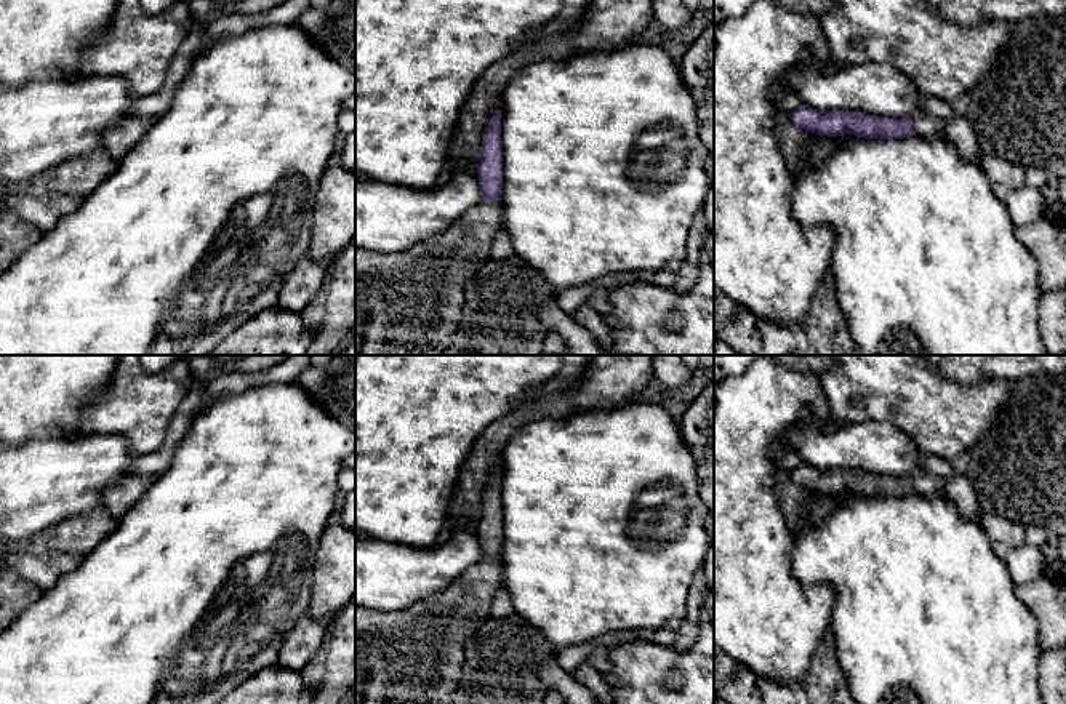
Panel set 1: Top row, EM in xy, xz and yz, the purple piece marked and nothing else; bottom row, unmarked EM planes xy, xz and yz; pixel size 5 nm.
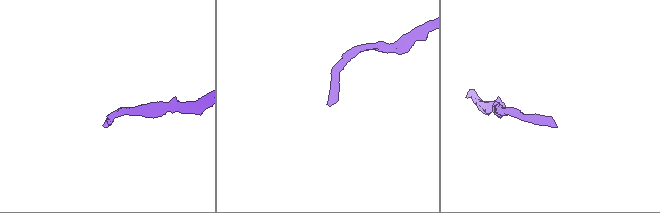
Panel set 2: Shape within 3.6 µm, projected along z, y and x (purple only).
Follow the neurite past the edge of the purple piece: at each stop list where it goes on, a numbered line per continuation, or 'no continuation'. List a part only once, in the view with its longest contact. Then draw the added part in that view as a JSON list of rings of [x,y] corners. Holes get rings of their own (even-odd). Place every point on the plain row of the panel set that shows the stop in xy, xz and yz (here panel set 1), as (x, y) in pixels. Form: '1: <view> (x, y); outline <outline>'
1: xz (415, 656); outline [[[499,560],[467,568],[448,589],[402,610],[355,606],[355,637],[368,640],[368,685],[363,704],[450,704],[459,685],[463,648],[487,621],[491,598],[501,587]]]

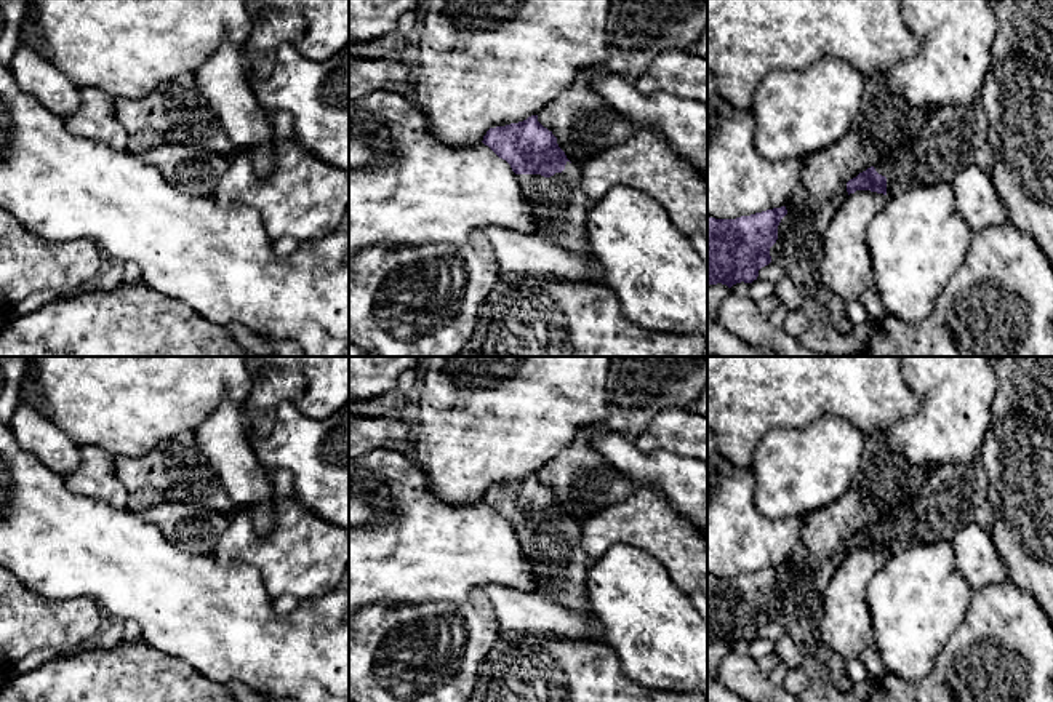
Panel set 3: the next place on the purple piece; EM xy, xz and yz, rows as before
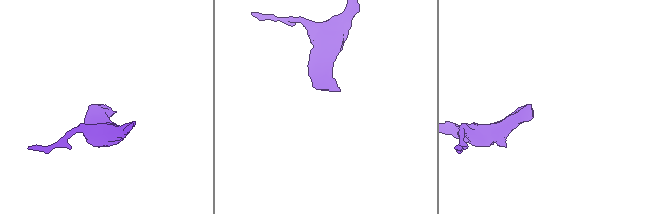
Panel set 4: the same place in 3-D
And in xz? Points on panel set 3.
1: xz (559, 563); outline [[[567,520],[565,528],[551,536],[517,532],[517,539],[536,579],[535,593],[565,608],[587,611],[591,558],[583,548],[578,525]]]

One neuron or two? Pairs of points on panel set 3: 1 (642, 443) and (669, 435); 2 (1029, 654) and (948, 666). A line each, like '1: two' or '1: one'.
1: one
2: one

